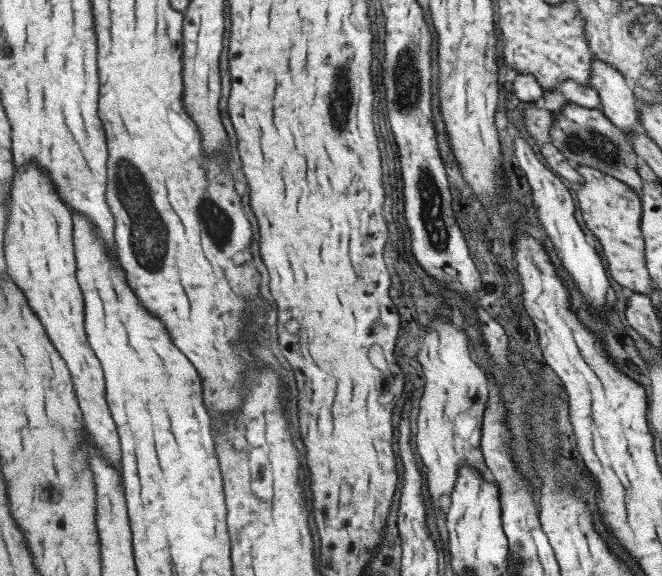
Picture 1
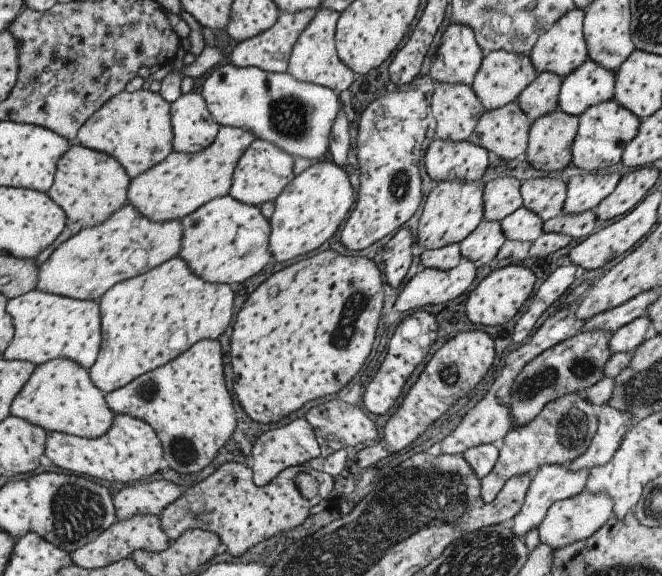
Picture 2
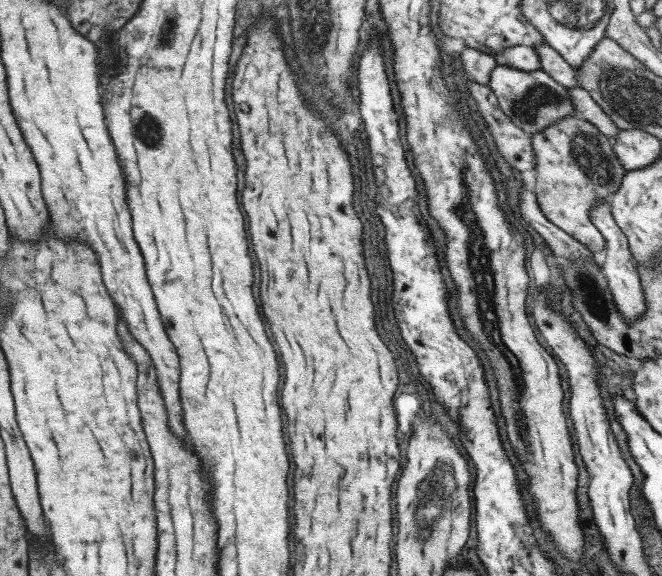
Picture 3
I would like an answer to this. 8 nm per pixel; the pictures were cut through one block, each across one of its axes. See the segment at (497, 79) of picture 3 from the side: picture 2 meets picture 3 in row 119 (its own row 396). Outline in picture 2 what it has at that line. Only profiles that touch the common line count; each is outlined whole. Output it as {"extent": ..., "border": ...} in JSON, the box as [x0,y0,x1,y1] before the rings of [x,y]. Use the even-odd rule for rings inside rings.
{"extent":[509,328,612,428],"border":[[[603,328],[585,330],[585,332],[578,331],[555,346],[543,350],[541,354],[525,364],[521,368],[521,372],[515,376],[513,386],[509,390],[511,427],[517,428],[517,426],[525,426],[527,422],[531,422],[547,402],[551,402],[563,394],[585,390],[599,382],[604,377],[603,366],[612,355],[609,352],[611,335],[609,330],[603,330]]]}

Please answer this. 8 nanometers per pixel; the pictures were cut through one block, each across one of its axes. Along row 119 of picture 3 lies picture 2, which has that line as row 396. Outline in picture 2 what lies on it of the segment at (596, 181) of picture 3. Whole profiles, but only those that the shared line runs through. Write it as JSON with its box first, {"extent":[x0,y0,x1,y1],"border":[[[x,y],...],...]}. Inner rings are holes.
{"extent":[480,392,597,504],"border":[[[579,392],[563,394],[547,402],[531,422],[527,422],[525,426],[509,429],[497,444],[497,460],[493,468],[480,479],[480,496],[483,504],[489,504],[496,497],[508,478],[532,474],[543,464],[571,463],[587,450],[596,426],[597,418],[593,414],[591,402],[579,396]]]}

